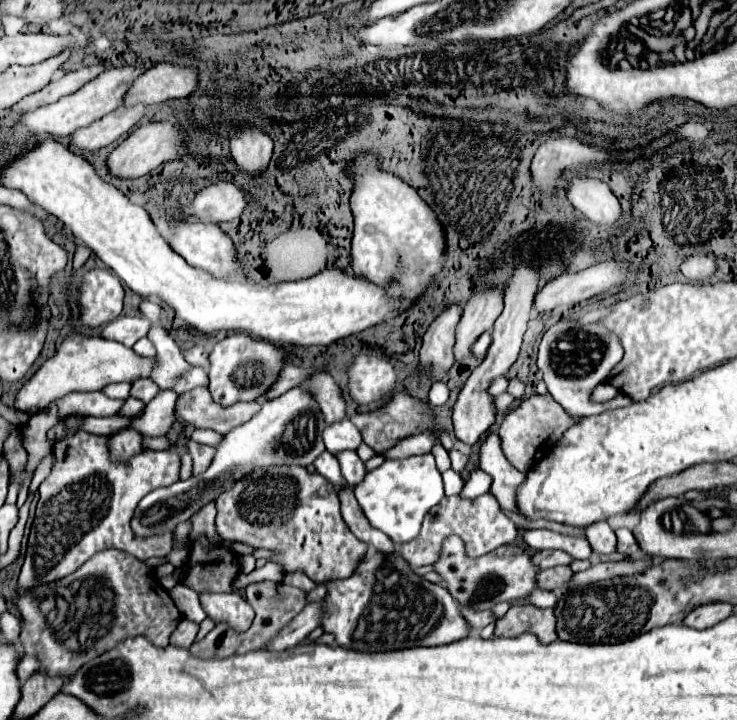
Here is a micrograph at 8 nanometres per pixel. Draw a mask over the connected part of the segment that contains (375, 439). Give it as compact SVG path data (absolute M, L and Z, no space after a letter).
M397 392L391 402L375 412L369 414L355 414L351 416L351 422L359 428L363 442L367 446L371 446L377 454L387 452L389 448L393 448L399 440L413 436L417 432L433 432L435 430L435 418L433 418L433 408L417 398L413 398L407 392Z

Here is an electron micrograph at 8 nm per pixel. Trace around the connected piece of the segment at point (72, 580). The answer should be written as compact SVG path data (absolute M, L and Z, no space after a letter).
M105 550L87 560L79 570L65 578L27 588L23 594L17 594L15 604L21 614L19 640L25 648L25 654L37 656L41 666L49 672L49 676L63 678L69 678L71 674L75 674L75 670L79 670L79 666L83 666L97 654L111 650L117 642L129 636L147 634L147 638L155 646L167 646L169 636L181 622L181 612L177 610L167 590L155 578L155 570L147 568L141 560L129 554L121 554L121 550Z

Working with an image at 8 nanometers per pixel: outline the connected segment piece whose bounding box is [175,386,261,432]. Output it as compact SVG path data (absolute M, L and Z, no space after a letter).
M205 386L179 394L175 404L175 416L195 428L209 428L215 432L229 432L233 426L247 422L257 410L259 402L241 402L233 406L215 404Z

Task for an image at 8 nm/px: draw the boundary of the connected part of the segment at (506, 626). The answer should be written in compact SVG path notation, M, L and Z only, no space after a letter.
M513 604L511 610L495 624L495 636L517 636L525 632L535 634L543 644L555 642L557 630L553 610L531 604Z

